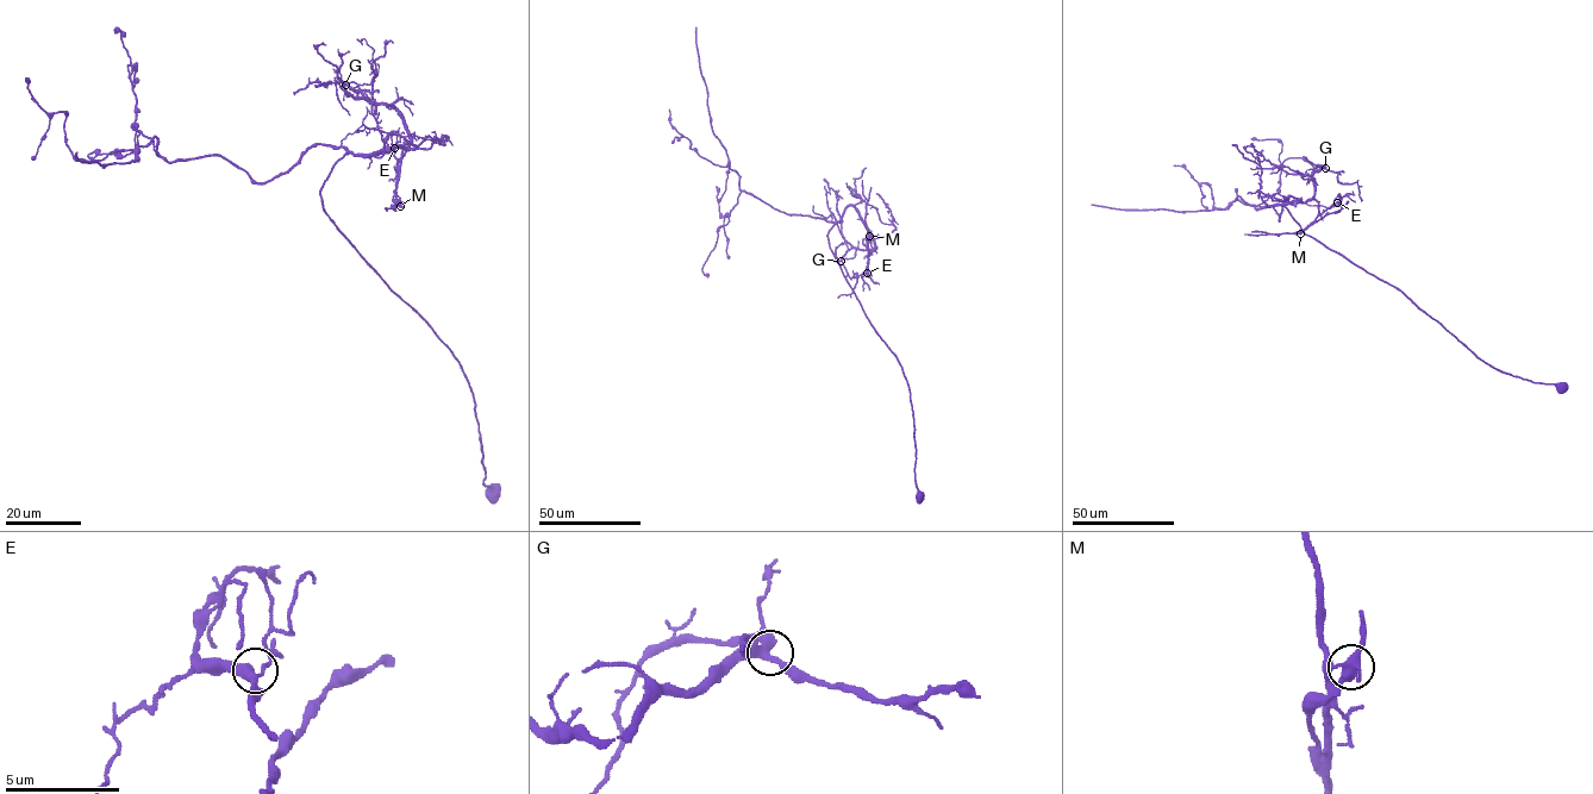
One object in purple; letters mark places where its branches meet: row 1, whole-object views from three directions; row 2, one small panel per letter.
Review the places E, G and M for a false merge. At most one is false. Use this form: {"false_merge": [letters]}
{"false_merge": []}

